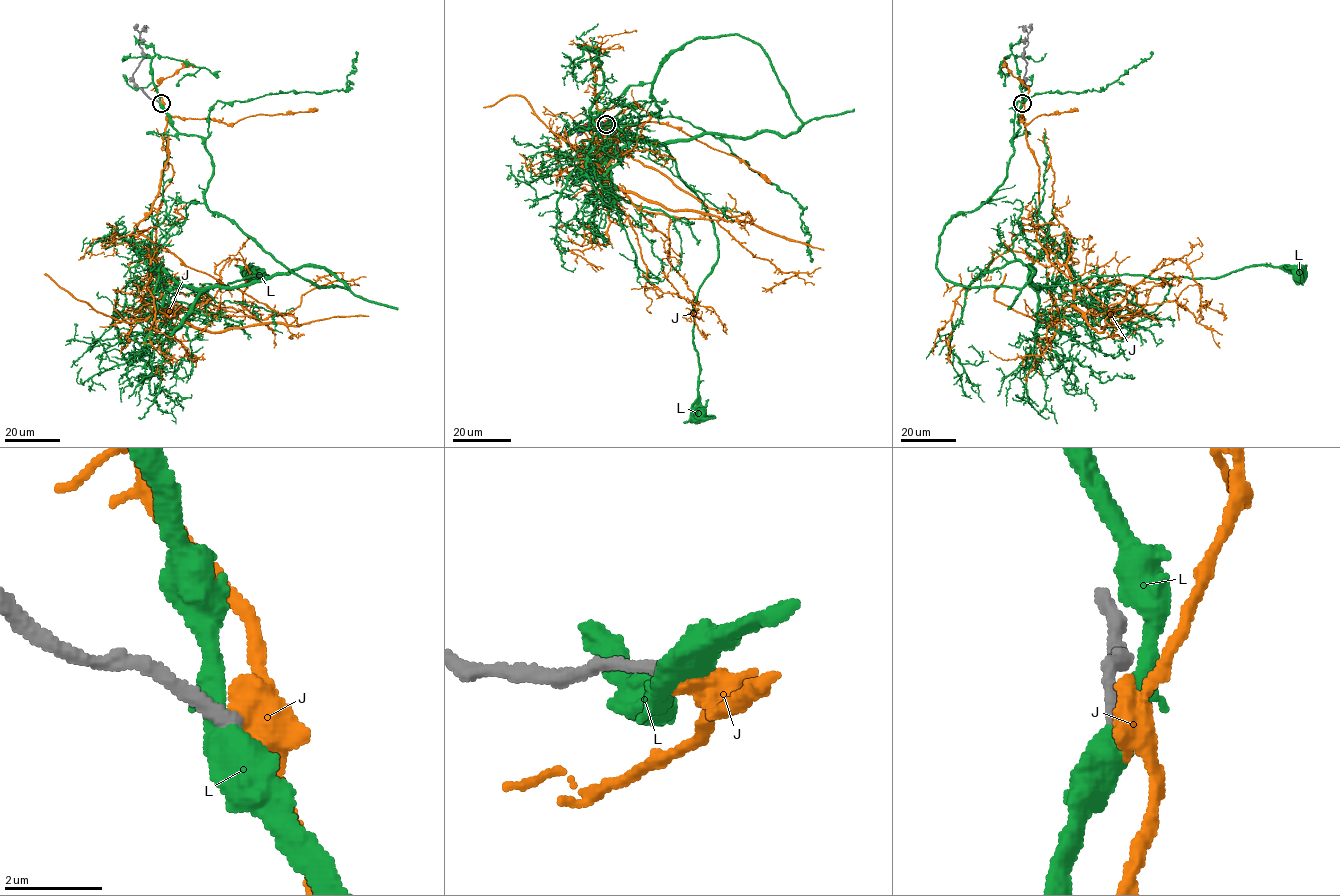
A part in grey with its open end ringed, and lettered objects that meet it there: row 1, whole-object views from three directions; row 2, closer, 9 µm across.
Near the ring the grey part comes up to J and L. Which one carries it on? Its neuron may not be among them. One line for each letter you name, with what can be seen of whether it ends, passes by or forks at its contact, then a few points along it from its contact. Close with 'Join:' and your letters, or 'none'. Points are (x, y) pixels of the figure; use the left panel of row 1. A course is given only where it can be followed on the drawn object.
J: it passes by | via (161, 103), (168, 161), (132, 243), (150, 249), (172, 312), (214, 297), (237, 259), (253, 315), (252, 304)
Join: J

